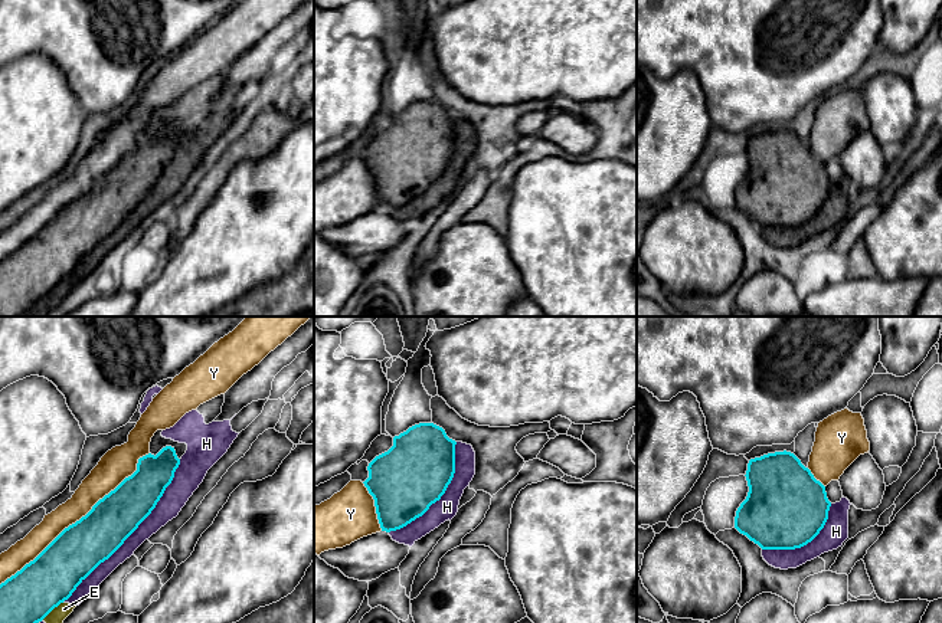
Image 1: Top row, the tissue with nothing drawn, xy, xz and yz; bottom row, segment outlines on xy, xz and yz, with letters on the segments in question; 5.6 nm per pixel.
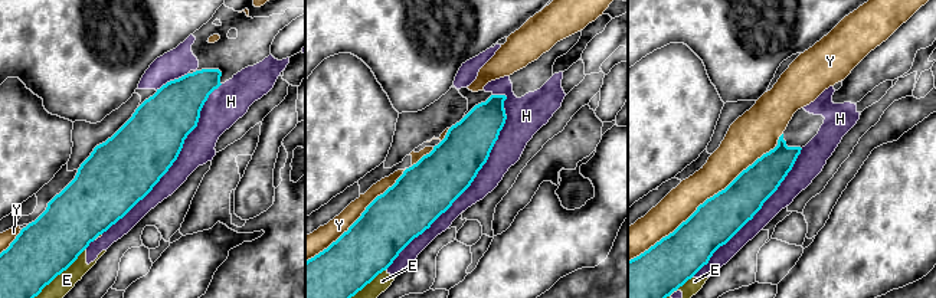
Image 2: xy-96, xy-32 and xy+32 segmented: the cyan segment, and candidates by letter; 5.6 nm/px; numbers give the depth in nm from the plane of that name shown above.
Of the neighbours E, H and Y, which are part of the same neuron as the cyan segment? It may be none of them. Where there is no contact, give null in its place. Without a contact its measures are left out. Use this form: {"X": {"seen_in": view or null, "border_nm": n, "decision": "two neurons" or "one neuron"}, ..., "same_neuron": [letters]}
{"E": {"seen_in": "xy", "border_nm": 160, "decision": "two neurons"}, "H": {"seen_in": "xy", "border_nm": 1050, "decision": "two neurons"}, "Y": {"seen_in": "xy", "border_nm": 1100, "decision": "two neurons"}, "same_neuron": []}

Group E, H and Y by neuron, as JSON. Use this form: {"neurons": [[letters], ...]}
{"neurons": [["E", "H"], ["Y"]]}

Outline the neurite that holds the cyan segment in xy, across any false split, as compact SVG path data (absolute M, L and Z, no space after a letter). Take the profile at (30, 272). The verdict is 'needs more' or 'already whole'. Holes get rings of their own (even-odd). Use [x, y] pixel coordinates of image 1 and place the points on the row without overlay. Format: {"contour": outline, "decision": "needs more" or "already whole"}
{"contour": "M174 125L138 137L137 148L99 177L75 201L65 206L33 239L0 262L0 317L20 317L55 285L68 278L76 265L151 191L171 161L180 142Z", "decision": "already whole"}

